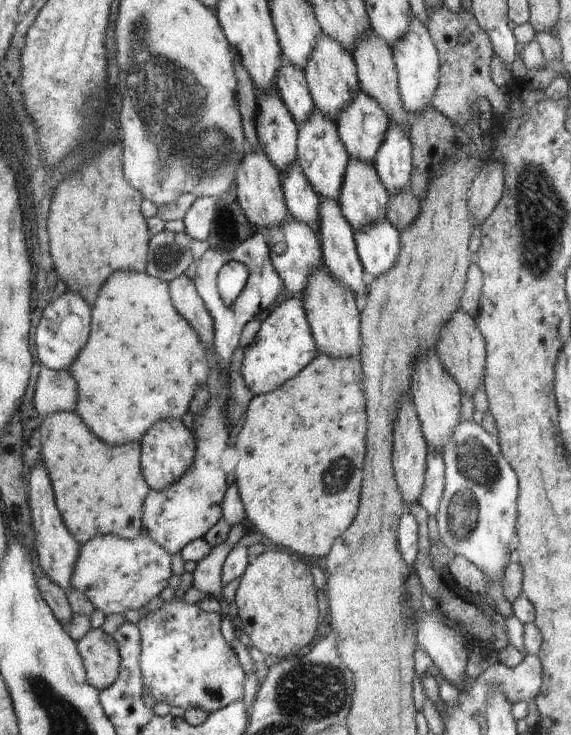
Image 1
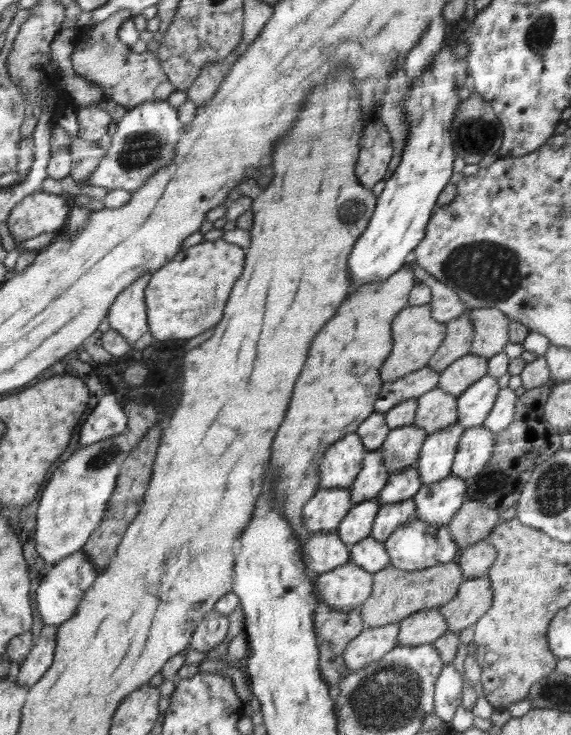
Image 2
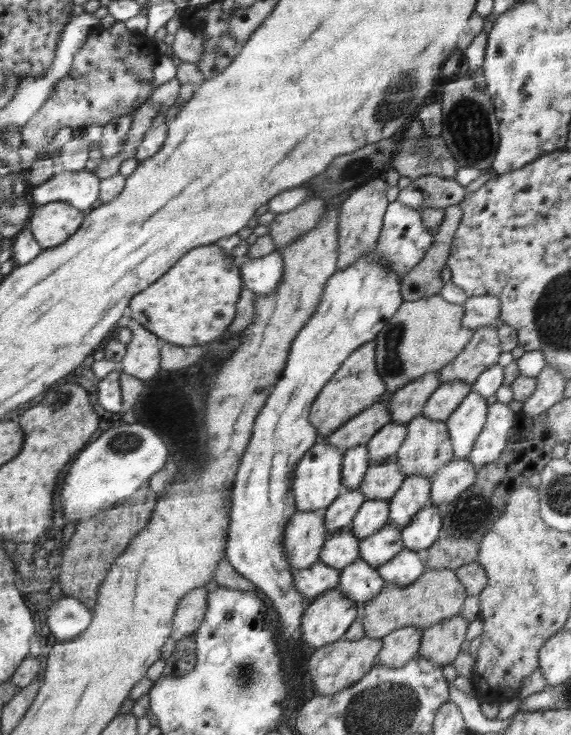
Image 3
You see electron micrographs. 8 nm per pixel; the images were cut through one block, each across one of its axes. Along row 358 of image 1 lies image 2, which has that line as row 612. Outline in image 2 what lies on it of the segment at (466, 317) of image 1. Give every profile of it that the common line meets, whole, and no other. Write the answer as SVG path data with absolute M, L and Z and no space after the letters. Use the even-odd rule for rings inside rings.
M487 574L478 578L466 578L459 592L450 603L438 608L447 619L450 632L460 633L464 628L476 624L491 607L493 592Z

